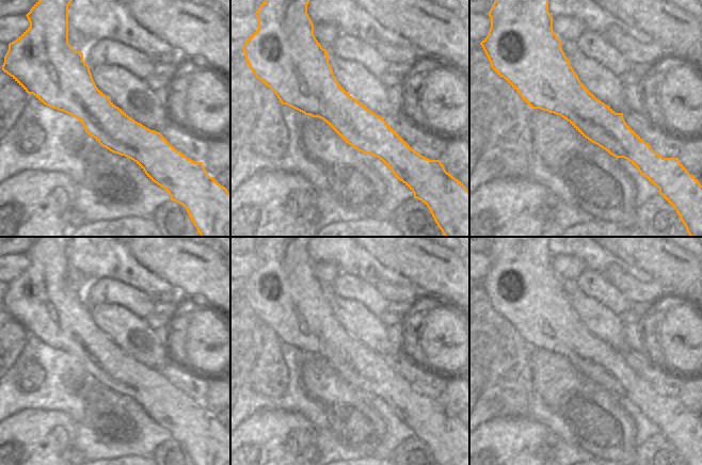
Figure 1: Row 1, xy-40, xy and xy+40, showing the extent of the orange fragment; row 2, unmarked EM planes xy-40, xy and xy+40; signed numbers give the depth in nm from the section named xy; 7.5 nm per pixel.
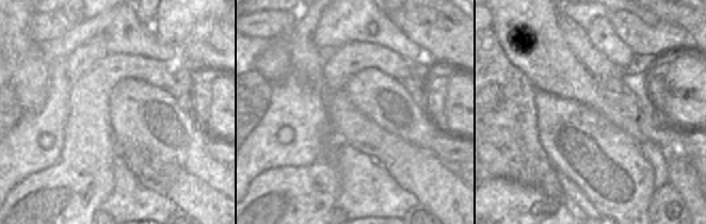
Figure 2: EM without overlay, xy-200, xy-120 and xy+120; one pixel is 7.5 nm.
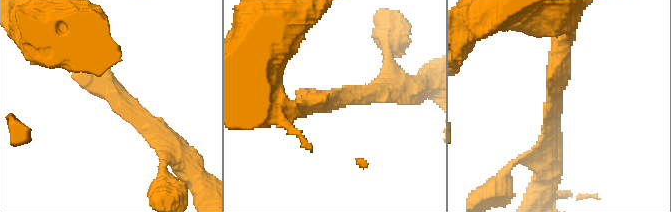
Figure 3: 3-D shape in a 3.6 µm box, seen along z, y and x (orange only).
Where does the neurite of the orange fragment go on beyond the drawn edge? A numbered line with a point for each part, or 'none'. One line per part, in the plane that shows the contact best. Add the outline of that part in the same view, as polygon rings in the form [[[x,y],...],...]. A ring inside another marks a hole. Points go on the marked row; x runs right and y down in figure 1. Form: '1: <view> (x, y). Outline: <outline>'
none.

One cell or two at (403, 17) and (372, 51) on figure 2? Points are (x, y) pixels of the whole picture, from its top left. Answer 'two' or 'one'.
two

